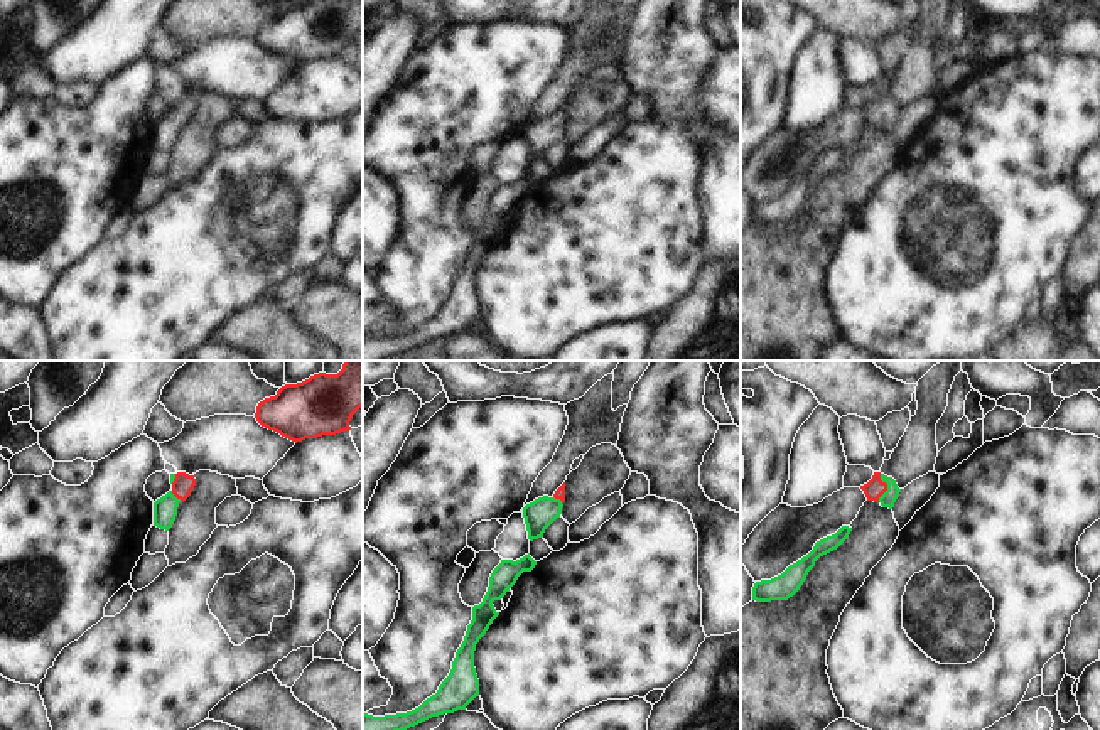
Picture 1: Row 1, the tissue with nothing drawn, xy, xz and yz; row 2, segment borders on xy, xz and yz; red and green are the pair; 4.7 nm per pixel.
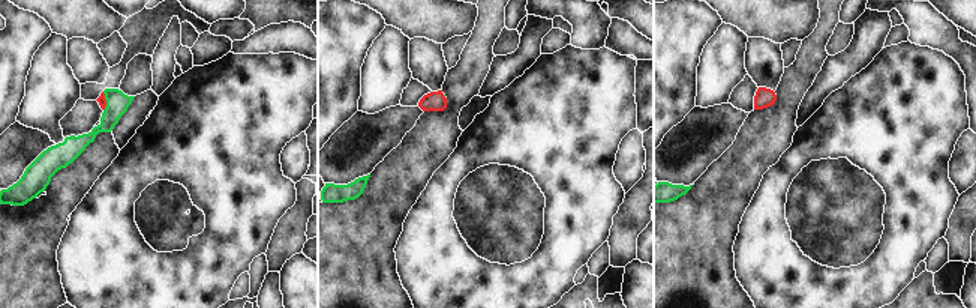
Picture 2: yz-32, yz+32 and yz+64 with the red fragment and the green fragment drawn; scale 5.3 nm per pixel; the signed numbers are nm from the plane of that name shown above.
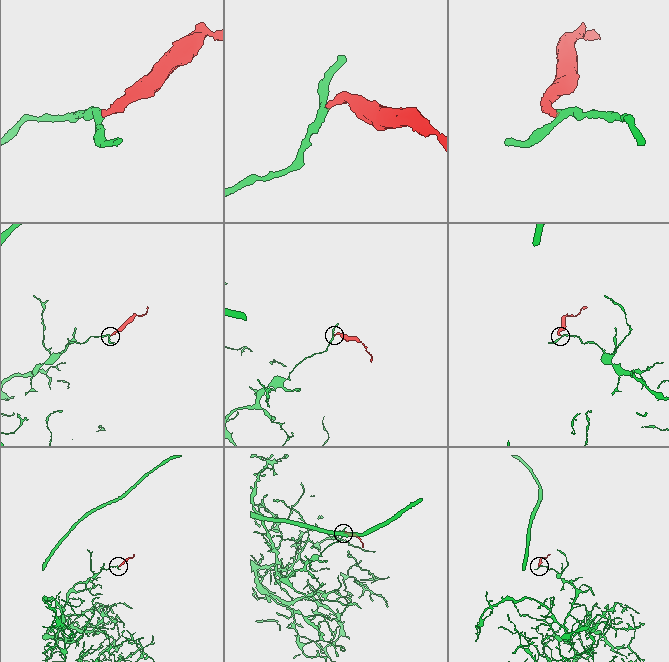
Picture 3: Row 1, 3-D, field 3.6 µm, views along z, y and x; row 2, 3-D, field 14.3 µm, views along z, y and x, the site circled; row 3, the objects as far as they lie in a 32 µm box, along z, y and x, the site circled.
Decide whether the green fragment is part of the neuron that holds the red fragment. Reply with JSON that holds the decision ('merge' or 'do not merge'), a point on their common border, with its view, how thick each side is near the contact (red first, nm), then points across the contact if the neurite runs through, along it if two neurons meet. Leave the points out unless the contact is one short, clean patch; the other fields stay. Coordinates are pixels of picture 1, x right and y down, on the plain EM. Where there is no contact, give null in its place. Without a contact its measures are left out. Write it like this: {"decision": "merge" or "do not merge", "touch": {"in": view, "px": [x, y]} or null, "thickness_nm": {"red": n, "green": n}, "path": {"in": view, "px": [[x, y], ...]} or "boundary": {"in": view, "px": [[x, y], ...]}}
{"decision": "merge", "touch": {"in": "yz", "px": [886, 110]}, "thickness_nm": {"red": 90, "green": 70}, "path": {"in": "yz", "px": [[874, 110], [886, 110], [888, 122]]}}

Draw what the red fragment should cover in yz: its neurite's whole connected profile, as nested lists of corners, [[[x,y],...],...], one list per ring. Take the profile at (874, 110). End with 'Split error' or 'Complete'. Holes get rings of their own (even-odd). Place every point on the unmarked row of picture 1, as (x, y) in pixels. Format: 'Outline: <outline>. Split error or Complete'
Outline: [[[874,94],[872,101],[860,108],[867,123],[879,125],[882,130],[894,130],[894,125],[901,115],[896,103],[881,94]]]. Split error.

